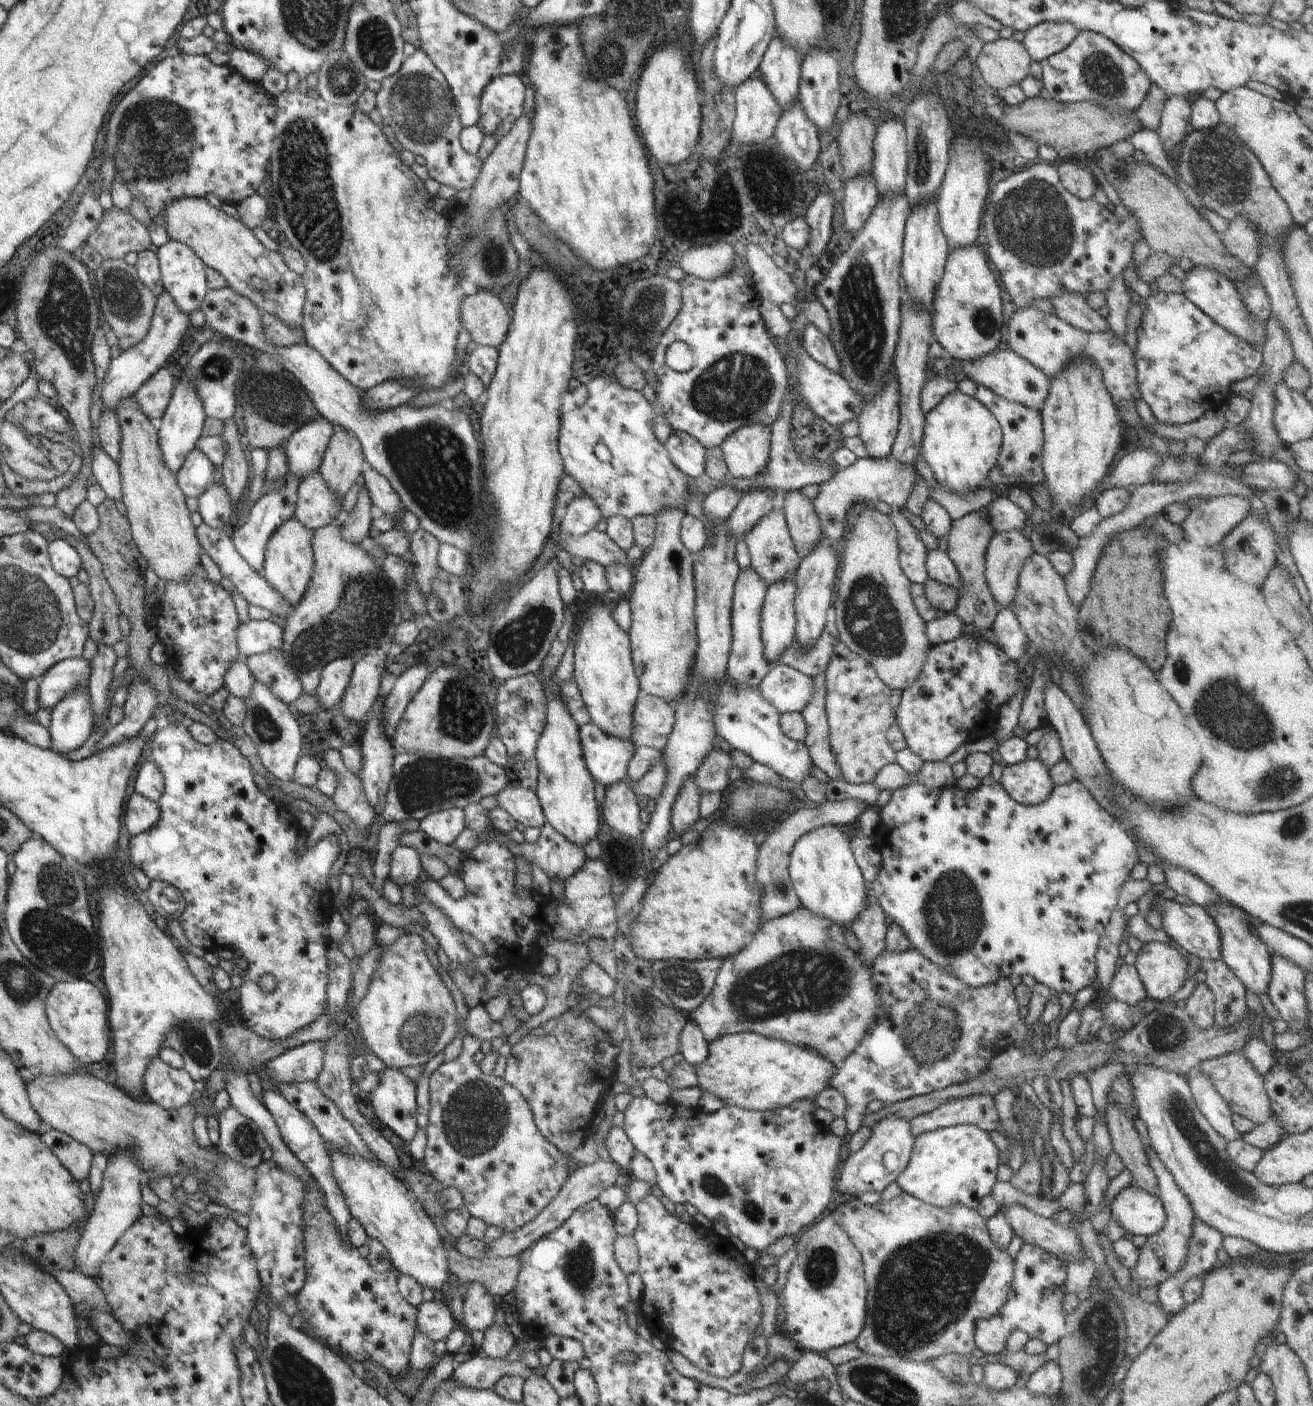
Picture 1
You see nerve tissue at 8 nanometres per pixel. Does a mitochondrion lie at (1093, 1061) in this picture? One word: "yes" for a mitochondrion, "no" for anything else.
no

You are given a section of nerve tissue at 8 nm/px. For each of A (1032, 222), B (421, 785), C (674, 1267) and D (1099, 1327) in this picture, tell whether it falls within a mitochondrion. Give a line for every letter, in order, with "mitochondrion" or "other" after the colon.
A: mitochondrion
B: mitochondrion
C: other
D: mitochondrion

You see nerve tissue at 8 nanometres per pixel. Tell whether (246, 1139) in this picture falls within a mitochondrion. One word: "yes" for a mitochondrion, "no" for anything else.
yes

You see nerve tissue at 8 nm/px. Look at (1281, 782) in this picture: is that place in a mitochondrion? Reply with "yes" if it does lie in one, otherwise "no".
yes

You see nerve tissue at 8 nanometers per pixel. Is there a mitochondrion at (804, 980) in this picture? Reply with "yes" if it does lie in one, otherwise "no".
yes

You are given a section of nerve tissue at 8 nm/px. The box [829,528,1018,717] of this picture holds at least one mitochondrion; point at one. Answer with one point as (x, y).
(870, 619)

